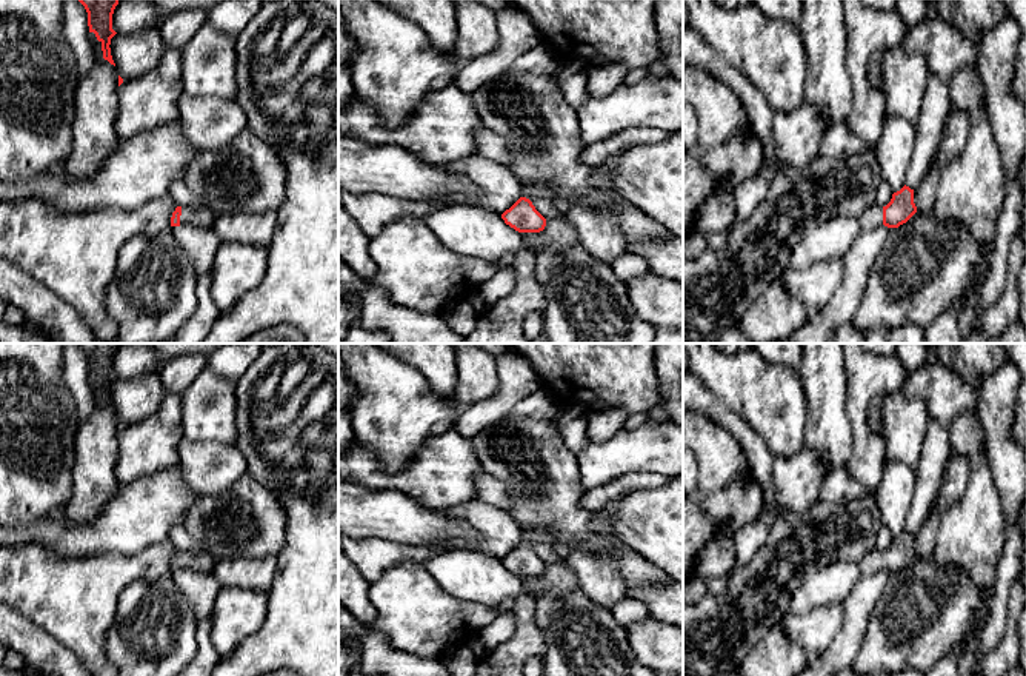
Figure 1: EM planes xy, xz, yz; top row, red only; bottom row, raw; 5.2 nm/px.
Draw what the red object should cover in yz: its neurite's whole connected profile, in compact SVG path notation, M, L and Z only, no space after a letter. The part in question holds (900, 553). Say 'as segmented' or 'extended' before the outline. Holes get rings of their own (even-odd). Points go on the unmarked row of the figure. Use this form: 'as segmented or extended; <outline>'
extended; M903 531L892 539L891 547L886 551L872 550L860 562L858 568L863 576L875 574L881 570L888 573L898 573L906 568L917 557L914 548L914 534Z

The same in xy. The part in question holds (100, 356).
as segmented; M78 343L88 357L89 377L94 377L102 388L103 403L115 411L111 400L111 383L117 379L112 374L112 359L120 343Z

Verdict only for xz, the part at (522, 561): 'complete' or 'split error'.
split error

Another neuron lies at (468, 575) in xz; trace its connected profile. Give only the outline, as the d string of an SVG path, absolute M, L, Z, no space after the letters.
M445 550L431 556L425 567L445 593L460 601L494 608L521 593L521 577L506 570L501 559L478 550Z

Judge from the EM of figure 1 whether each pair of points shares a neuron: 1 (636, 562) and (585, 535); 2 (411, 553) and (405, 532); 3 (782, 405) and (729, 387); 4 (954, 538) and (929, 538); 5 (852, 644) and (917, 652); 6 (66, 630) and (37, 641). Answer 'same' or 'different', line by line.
1: same
2: different
3: same
4: different
5: different
6: different

